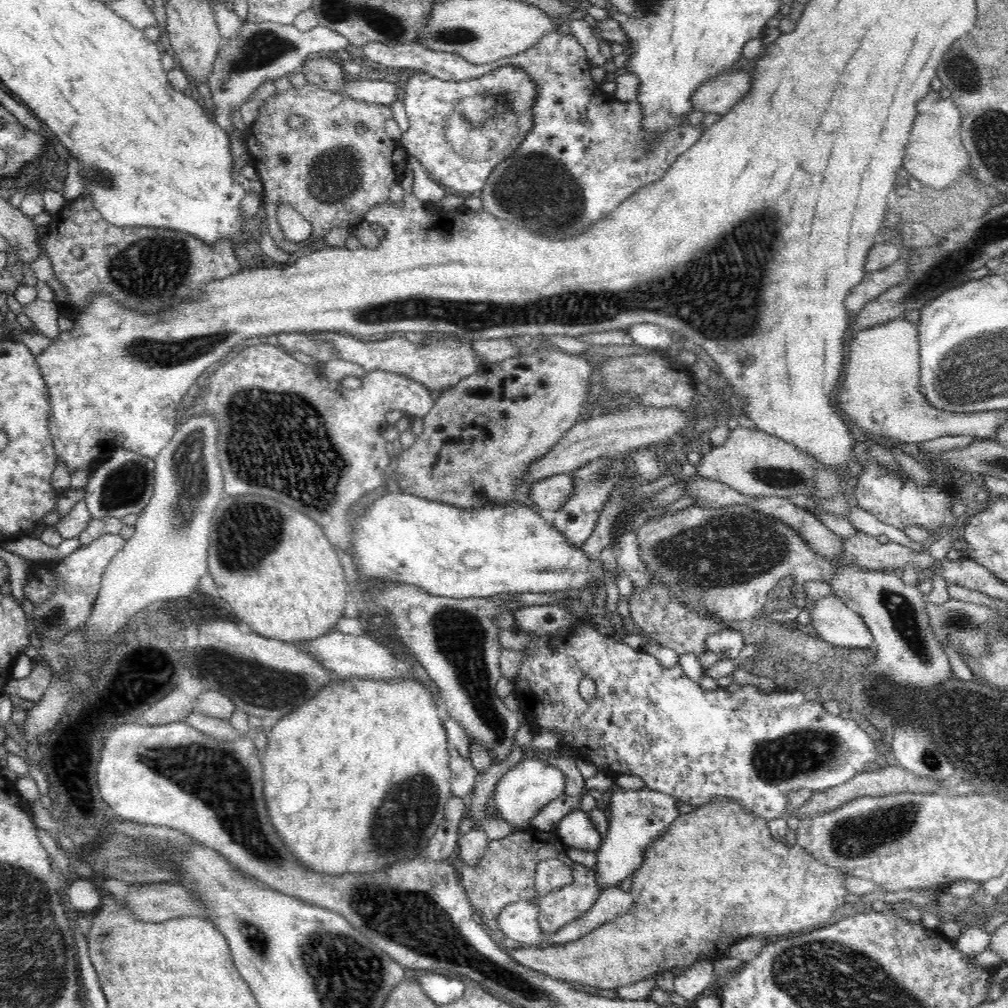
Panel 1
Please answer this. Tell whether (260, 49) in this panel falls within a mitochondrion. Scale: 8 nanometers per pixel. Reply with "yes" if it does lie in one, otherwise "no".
yes

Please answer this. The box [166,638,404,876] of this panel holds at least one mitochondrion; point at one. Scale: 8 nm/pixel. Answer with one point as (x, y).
(260, 686)

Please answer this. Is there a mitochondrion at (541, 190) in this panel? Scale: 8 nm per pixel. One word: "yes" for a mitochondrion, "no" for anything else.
yes

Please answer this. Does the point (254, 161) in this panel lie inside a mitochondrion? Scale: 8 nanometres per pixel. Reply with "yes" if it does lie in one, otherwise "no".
no

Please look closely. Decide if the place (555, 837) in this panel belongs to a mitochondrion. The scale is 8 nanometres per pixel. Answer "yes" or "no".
no

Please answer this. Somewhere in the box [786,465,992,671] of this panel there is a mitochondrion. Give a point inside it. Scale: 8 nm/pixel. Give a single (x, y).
(960, 622)

